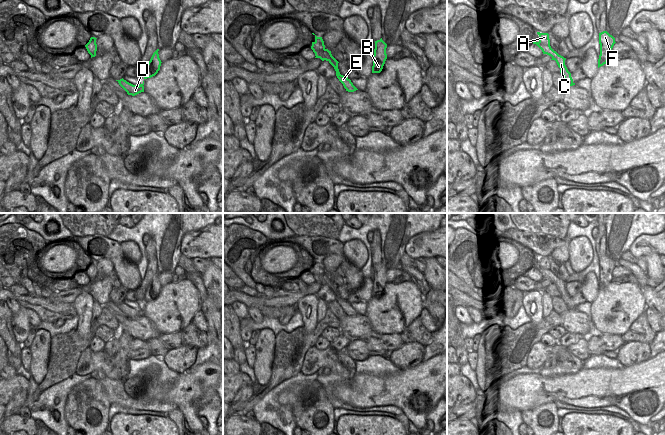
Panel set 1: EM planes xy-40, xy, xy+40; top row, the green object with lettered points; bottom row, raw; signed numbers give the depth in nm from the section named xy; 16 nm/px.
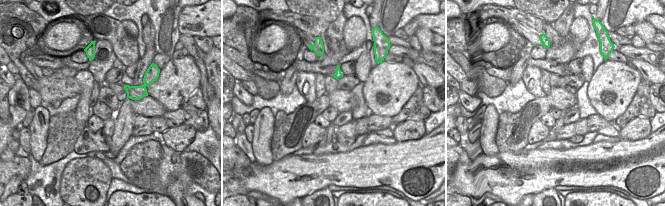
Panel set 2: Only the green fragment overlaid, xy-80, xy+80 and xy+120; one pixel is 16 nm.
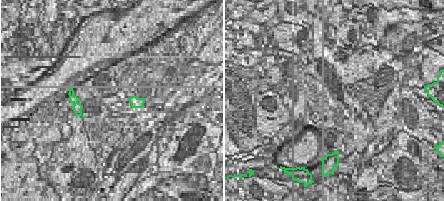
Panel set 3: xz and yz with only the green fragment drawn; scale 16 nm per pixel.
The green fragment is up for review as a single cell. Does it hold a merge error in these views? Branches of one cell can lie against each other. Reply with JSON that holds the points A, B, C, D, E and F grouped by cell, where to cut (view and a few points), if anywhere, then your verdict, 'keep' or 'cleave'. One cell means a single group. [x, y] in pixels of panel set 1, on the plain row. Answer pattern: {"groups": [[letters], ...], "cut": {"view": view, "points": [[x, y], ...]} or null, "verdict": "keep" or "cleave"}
{"groups": [["A"], ["B", "C", "D", "E", "F"]], "cut": {"view": "xy", "points": [[324, 272], [320, 276], [321, 279], [319, 281]]}, "verdict": "cleave"}

